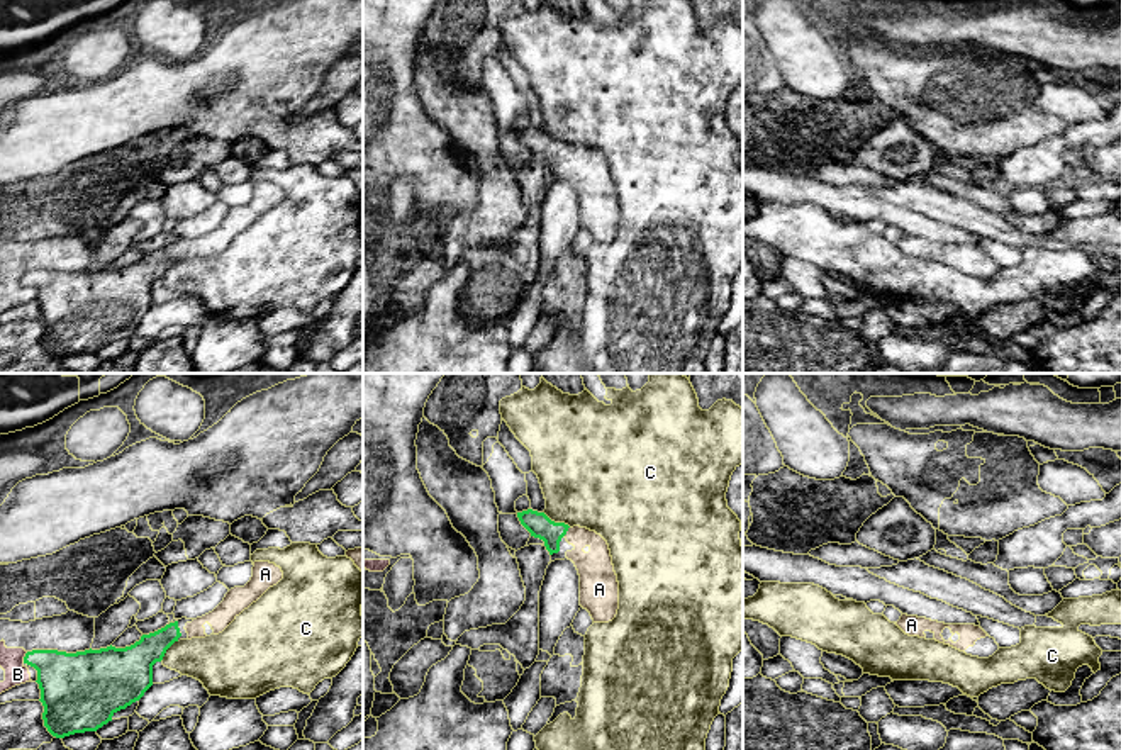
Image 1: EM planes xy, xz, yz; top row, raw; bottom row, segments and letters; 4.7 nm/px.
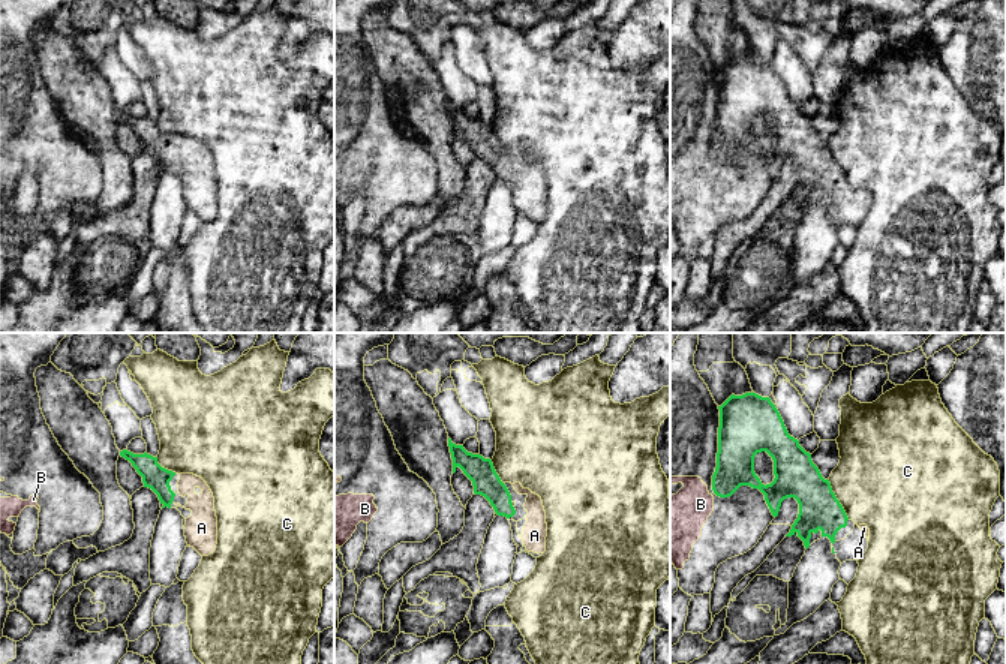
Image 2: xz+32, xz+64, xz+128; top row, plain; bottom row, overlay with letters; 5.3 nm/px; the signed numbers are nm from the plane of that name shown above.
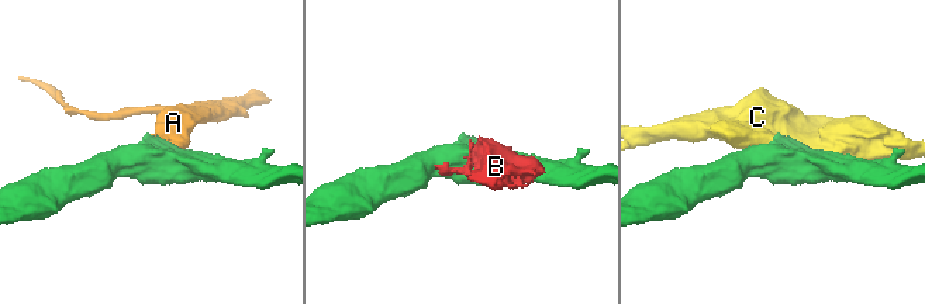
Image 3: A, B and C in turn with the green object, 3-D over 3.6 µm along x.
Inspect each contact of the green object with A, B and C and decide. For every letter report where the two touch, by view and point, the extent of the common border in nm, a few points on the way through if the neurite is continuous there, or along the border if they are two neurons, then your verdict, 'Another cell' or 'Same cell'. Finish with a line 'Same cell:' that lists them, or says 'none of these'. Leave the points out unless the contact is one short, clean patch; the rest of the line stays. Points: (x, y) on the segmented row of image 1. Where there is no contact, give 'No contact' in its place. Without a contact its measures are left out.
A: Touches green at xz (567, 530). Shared border 50 nm. Path across: xz (536, 523), (546, 530), (567, 530), (596, 569). Same cell
B: Touches green at xy (24, 657). Shared border 60 nm. Another cell
C: Touches green at xz (557, 523). Shared border 150 nm. Boundary: xz (543, 513), (570, 526). Another cell
Same cell: A

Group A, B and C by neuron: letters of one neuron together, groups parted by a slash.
A / B / C

